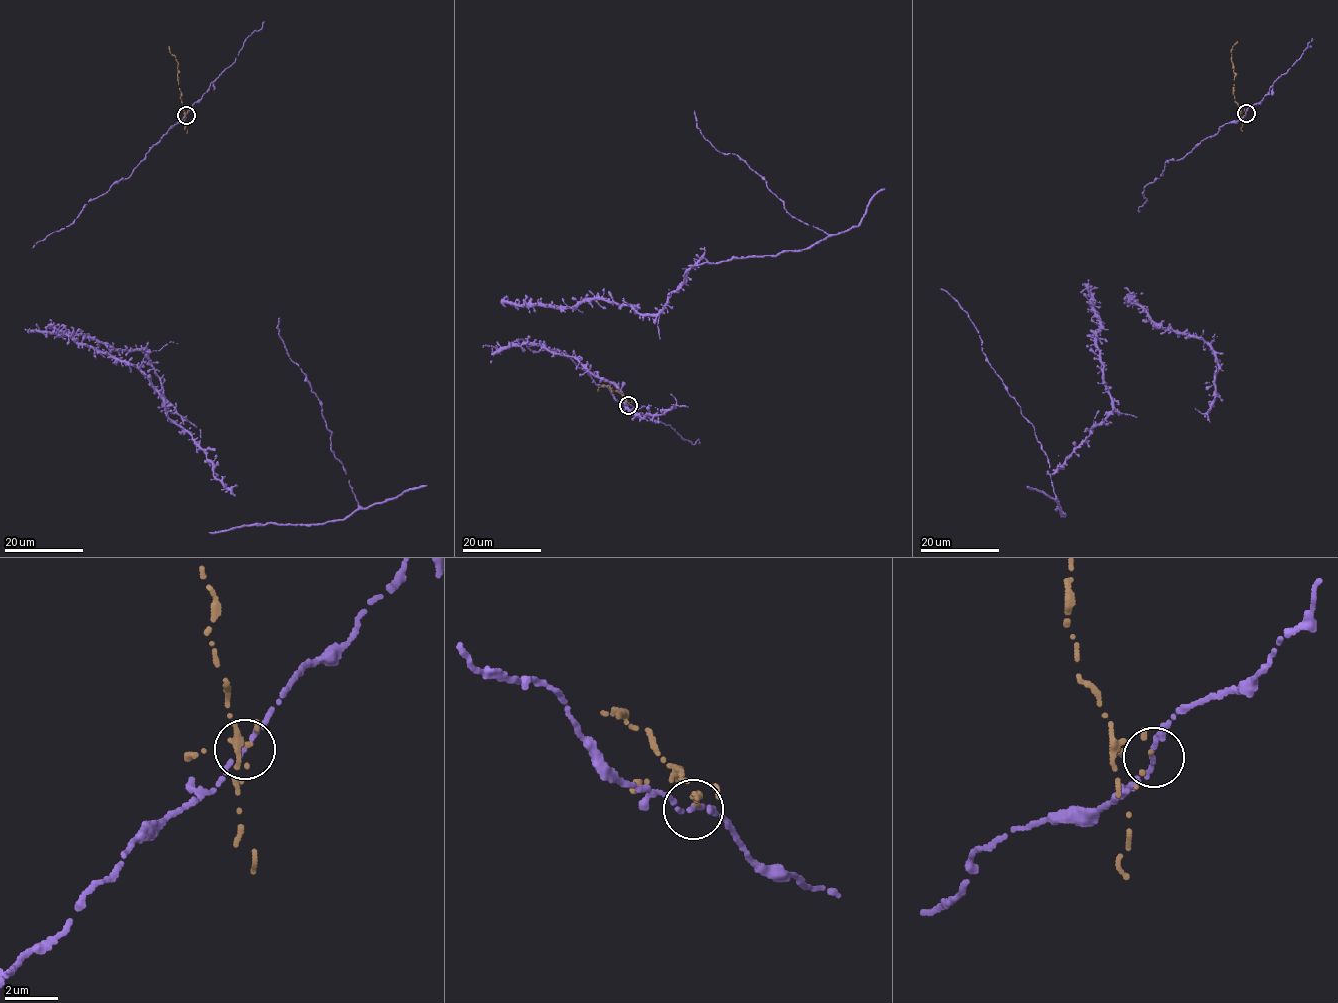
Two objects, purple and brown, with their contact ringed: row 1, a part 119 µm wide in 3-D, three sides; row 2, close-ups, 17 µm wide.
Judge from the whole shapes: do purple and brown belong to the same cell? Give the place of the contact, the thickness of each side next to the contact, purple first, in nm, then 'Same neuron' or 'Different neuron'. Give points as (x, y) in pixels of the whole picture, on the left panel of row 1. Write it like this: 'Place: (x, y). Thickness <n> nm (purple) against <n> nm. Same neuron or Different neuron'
Place: (186, 115). Thickness 140 nm (purple) against 180 nm. Different neuron

